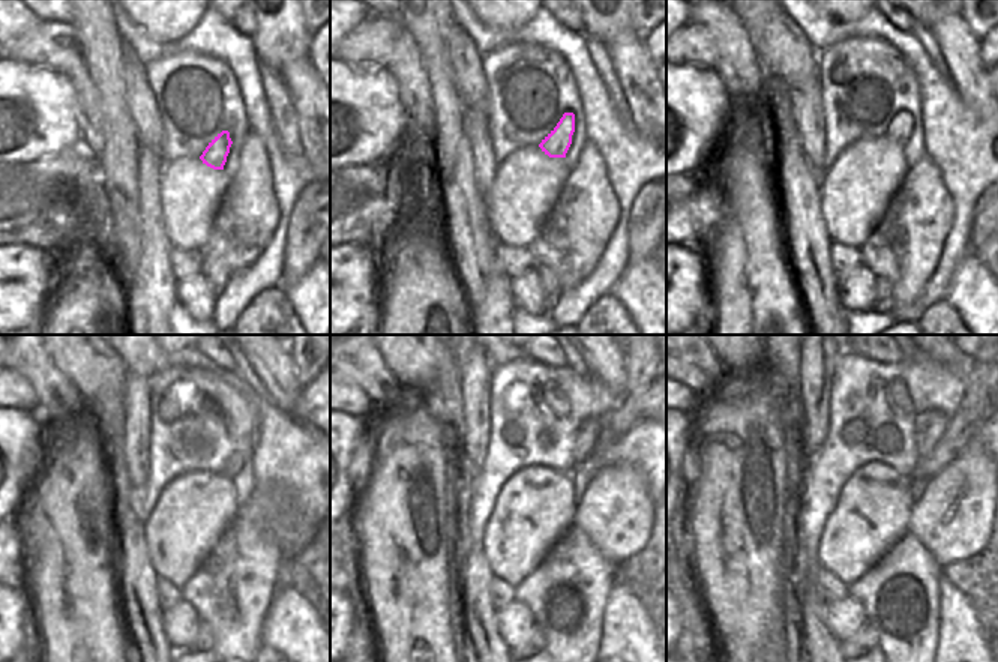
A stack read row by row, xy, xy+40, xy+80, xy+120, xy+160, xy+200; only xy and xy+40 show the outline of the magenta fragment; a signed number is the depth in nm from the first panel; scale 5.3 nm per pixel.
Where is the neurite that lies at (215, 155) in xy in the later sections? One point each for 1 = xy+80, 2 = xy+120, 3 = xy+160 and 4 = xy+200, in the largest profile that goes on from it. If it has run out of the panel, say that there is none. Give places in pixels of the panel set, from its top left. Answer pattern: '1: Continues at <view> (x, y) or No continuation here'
1: Continues at xy+80 (902, 123)
2: Continues at xy+120 (234, 463)
3: Continues at xy+160 (590, 431)
4: Continues at xy+200 (929, 427).

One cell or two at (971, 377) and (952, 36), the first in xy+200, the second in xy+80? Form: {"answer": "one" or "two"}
{"answer": "two"}

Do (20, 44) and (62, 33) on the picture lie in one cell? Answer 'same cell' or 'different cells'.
same cell

